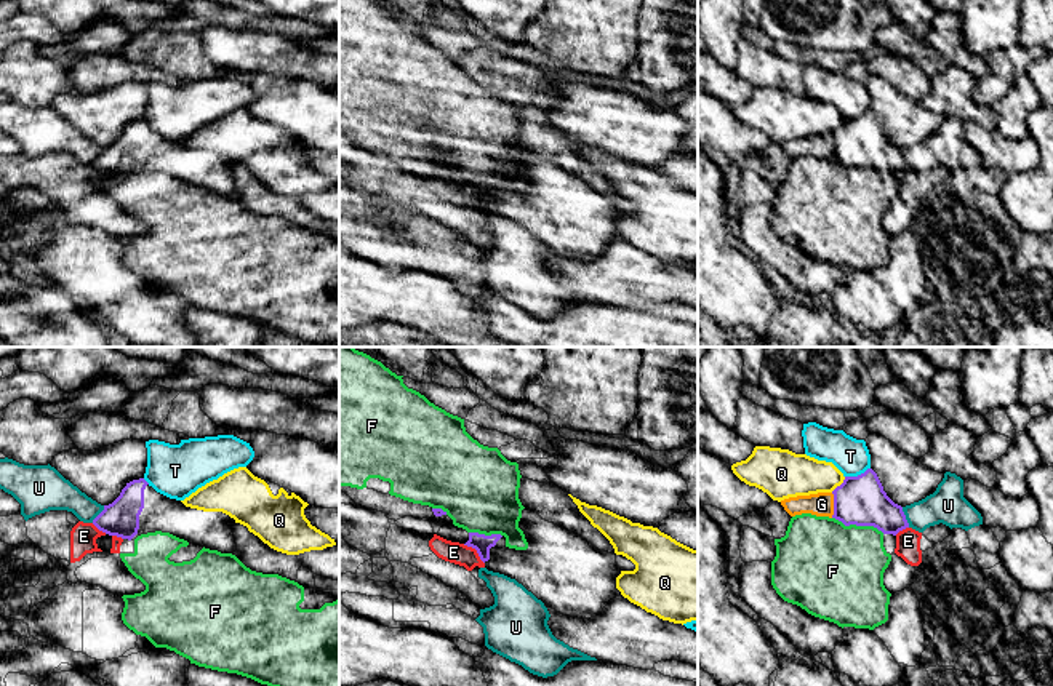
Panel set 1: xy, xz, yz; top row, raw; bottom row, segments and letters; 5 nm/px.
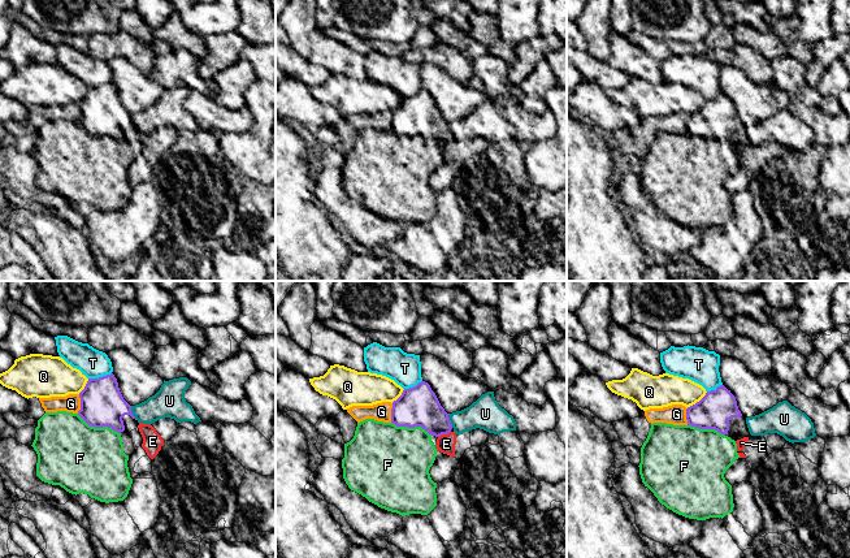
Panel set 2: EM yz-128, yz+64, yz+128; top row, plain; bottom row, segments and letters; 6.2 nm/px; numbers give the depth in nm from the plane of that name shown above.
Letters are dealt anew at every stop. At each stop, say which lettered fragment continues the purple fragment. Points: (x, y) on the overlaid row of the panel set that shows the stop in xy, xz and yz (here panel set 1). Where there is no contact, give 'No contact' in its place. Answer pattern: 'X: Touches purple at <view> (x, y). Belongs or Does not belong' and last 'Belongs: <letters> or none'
E: Touches purple at xz (476, 549). Does not belong
F: Touches purple at yz (858, 525). Does not belong
G: Touches purple at yz (834, 506). Does not belong
Q: Touches purple at yz (840, 485). Does not belong
T: Touches purple at yz (858, 475). Does not belong
U: Touches purple at yz (904, 517). Does not belong
Belongs: none

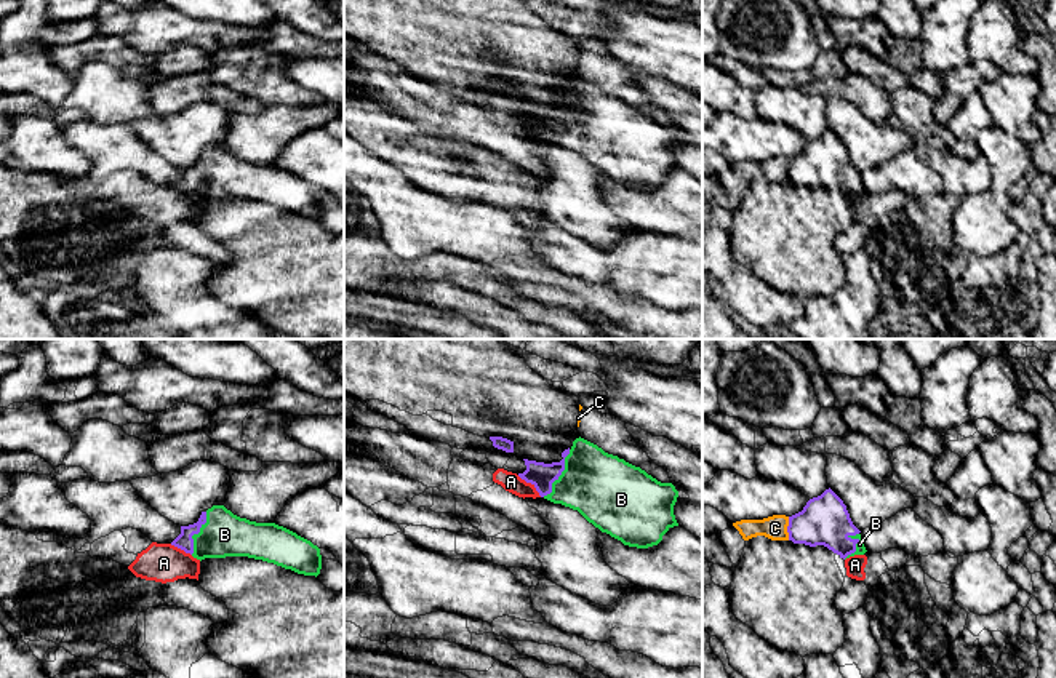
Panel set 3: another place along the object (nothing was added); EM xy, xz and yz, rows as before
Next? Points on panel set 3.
A: Touches purple at xz (530, 482). Does not belong
B: Touches purple at xz (560, 474). Belongs
C: Touches purple at yz (788, 528). Does not belong
Belongs: B

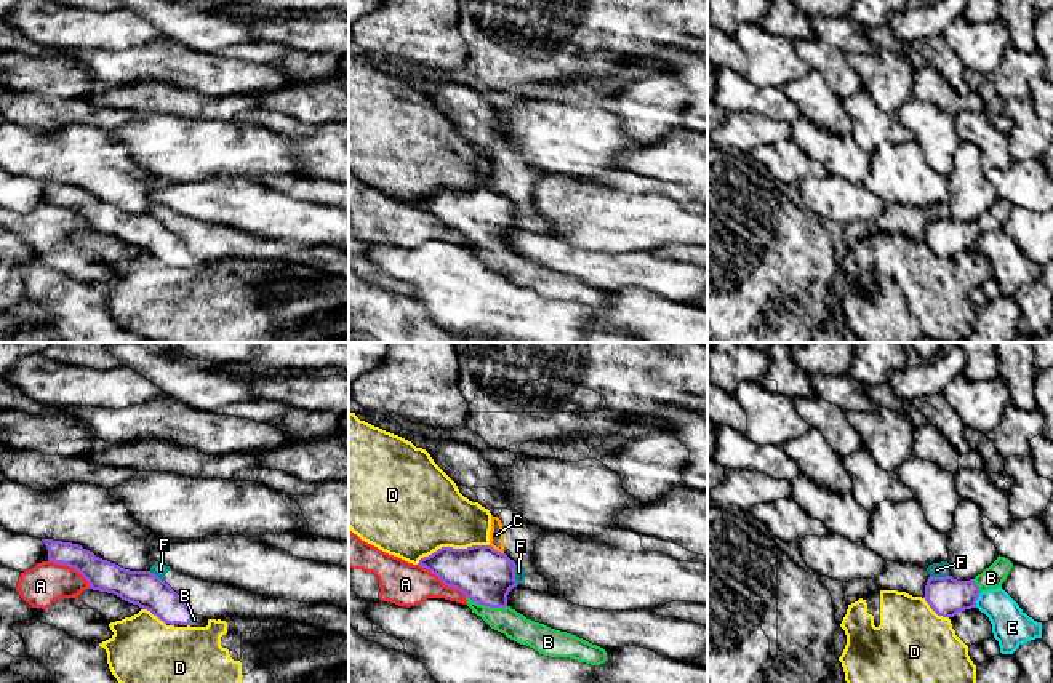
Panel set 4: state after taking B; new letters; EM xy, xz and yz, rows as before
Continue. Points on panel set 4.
A: Touches purple at xz (442, 581). Does not belong
B: Touches purple at xz (487, 605). Belongs
C: Touches purple at xz (496, 551). Does not belong
D: Touches purple at xz (452, 547). Does not belong
E: Touches purple at yz (976, 599). Does not belong
F: Touches purple at yz (940, 578). Does not belong
Belongs: B

